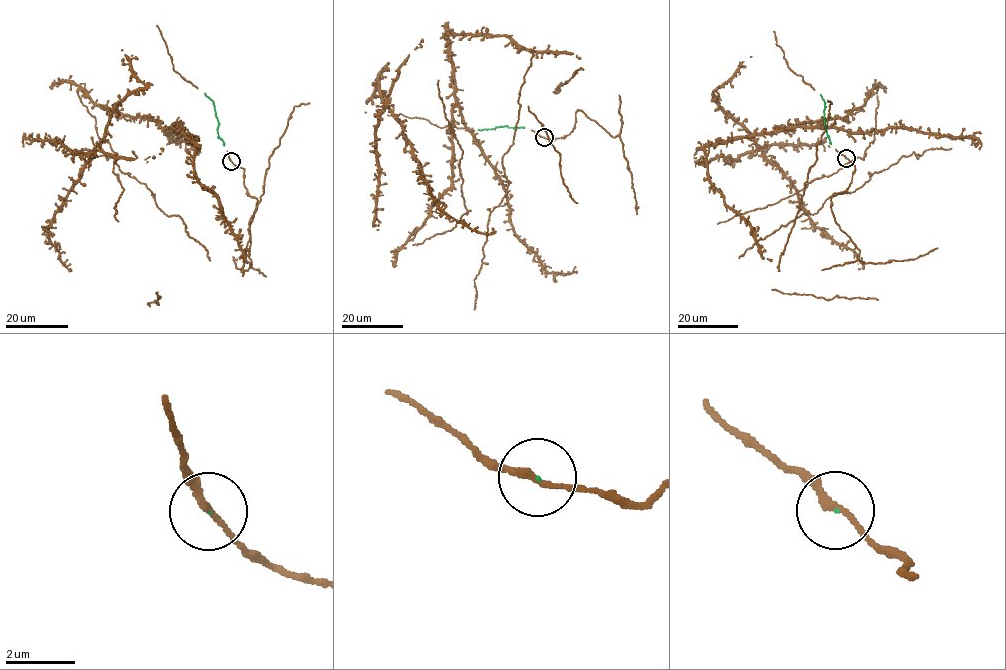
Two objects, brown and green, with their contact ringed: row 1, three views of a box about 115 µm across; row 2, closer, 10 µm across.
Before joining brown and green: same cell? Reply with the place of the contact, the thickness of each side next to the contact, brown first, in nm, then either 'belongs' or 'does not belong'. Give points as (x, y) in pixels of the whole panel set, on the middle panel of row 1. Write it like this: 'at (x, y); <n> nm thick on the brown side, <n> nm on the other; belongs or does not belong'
at (544, 137); 170 nm thick on the brown side, 40 nm on the other; belongs

